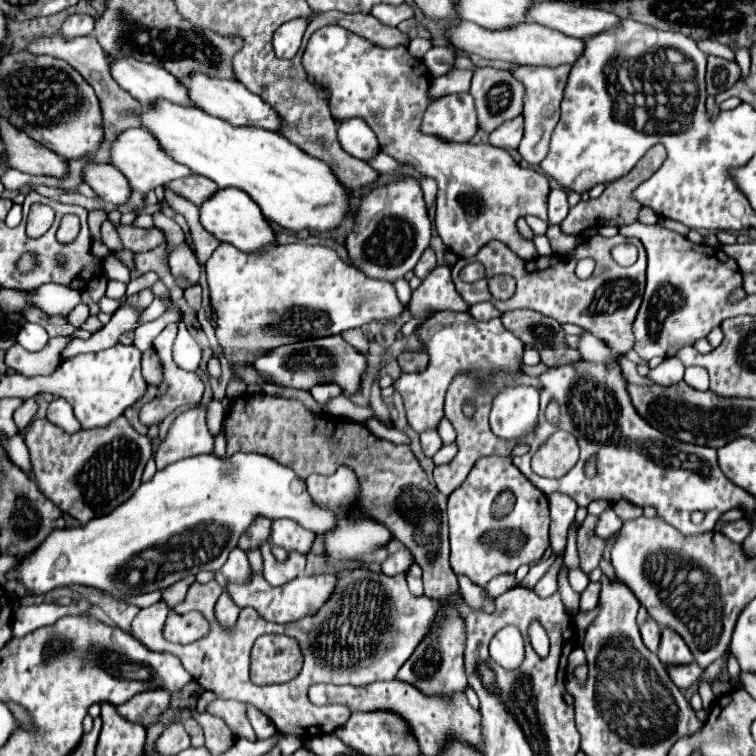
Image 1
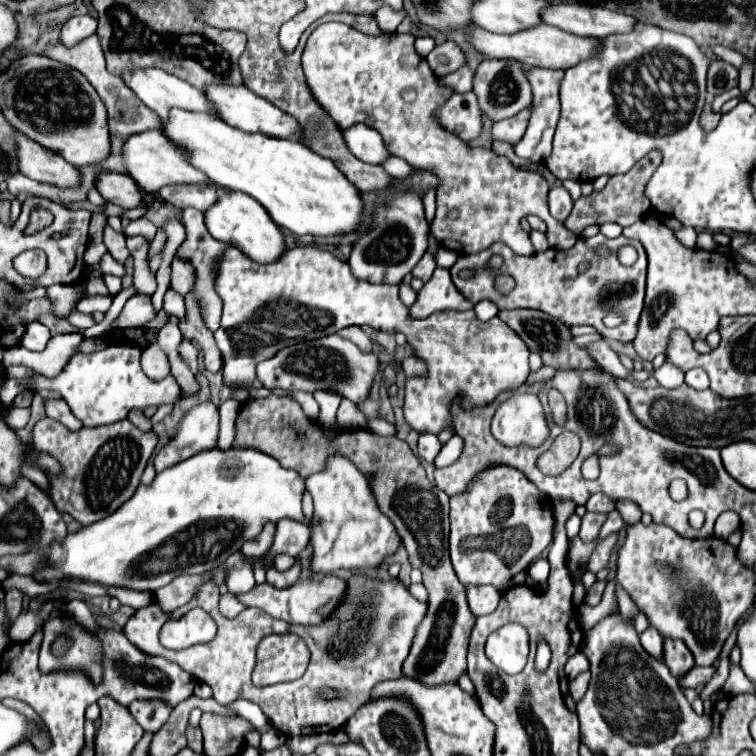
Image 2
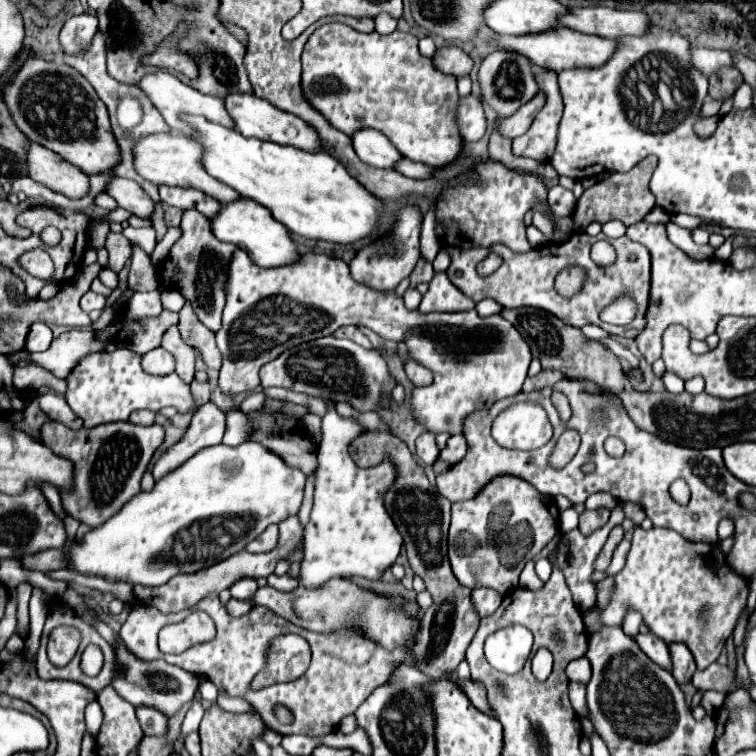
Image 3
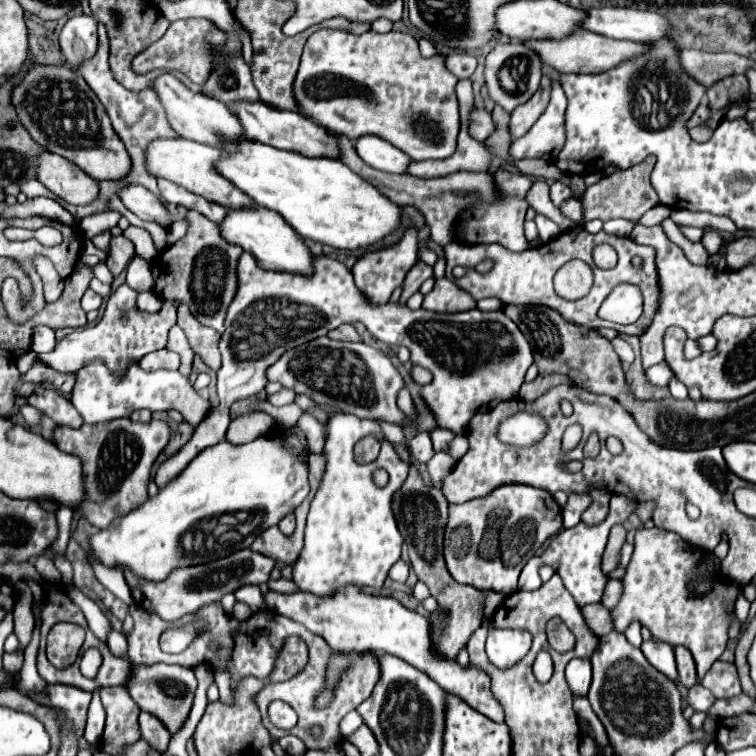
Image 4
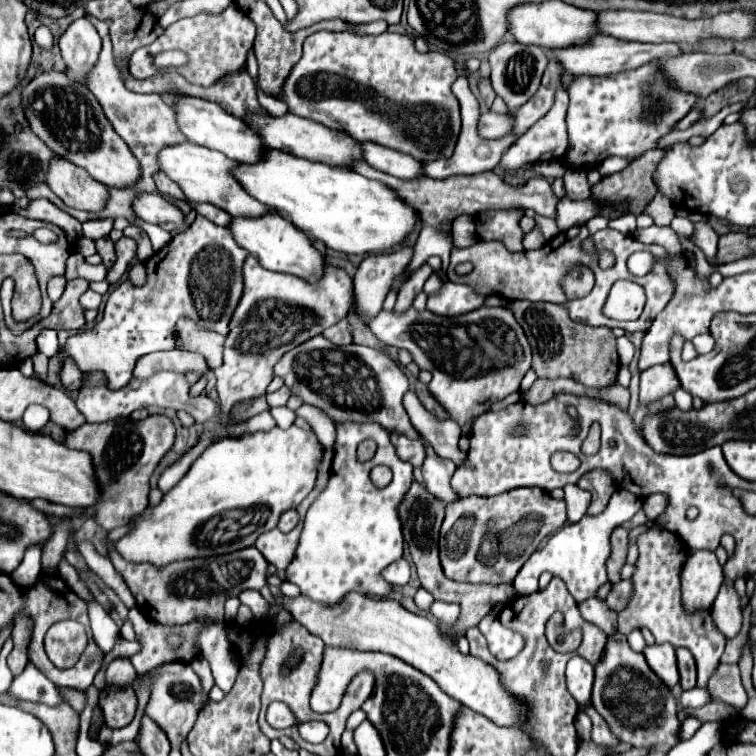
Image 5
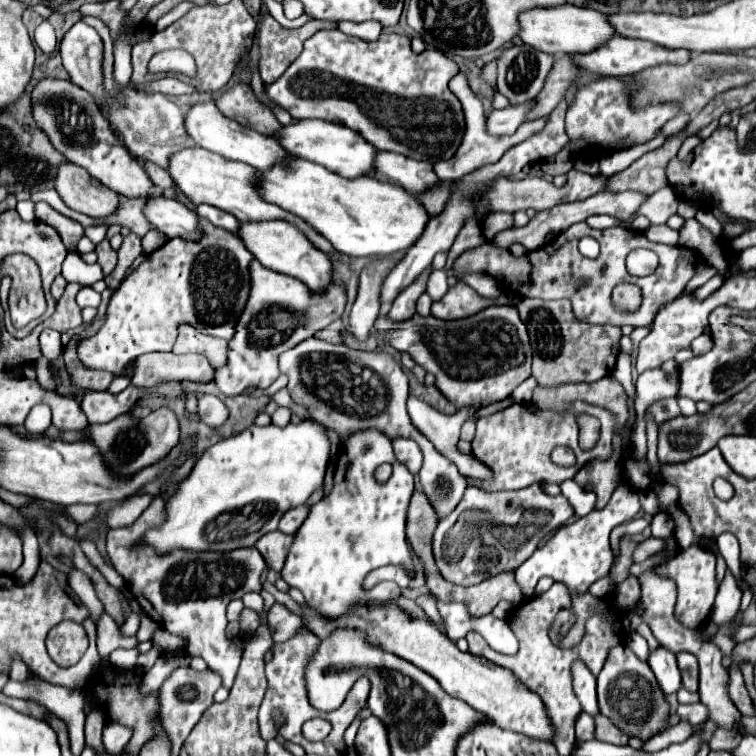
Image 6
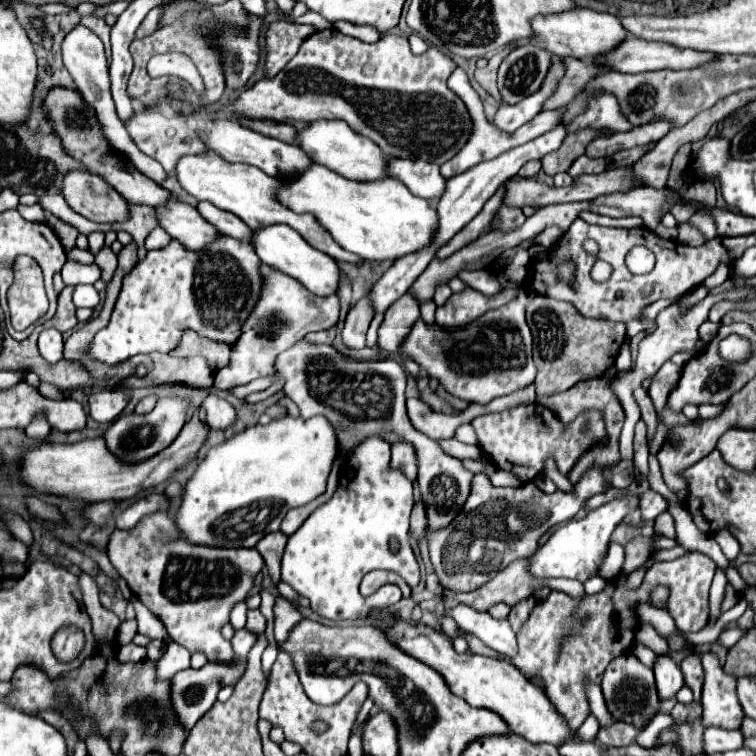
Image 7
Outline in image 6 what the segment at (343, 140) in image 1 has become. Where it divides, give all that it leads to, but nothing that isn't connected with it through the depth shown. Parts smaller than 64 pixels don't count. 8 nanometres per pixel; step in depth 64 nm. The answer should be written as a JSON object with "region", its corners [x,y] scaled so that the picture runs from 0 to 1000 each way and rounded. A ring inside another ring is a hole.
{"region":[[[497,198],[495,222],[508,235],[534,246],[542,254],[558,254],[571,243],[579,243],[577,230],[571,228],[571,217],[561,212],[545,212],[540,206],[529,206],[524,201]]]}

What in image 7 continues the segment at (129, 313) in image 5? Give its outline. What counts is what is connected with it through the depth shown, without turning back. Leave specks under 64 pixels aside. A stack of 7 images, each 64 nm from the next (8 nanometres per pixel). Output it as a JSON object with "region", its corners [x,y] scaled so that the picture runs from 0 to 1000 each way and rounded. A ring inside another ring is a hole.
{"region":[[[291,310],[280,323],[272,323],[267,331],[249,331],[235,317],[228,317],[214,331],[201,331],[185,344],[177,357],[164,368],[159,392],[151,402],[146,426],[135,434],[116,458],[116,471],[122,476],[153,484],[180,468],[198,466],[225,466],[241,447],[241,437],[251,434],[265,444],[278,450],[310,455],[317,444],[317,429],[323,429],[333,402],[344,389],[344,341],[333,333],[328,320],[317,320],[299,310]]]}

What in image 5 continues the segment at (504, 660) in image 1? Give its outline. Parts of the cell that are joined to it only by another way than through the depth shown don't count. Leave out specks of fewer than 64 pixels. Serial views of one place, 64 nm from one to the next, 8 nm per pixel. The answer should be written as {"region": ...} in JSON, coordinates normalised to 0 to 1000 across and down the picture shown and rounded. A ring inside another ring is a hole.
{"region":[[[643,812],[632,825],[635,836],[640,836],[646,847],[646,860],[656,873],[675,873],[693,857],[693,841],[664,828],[656,812]]]}

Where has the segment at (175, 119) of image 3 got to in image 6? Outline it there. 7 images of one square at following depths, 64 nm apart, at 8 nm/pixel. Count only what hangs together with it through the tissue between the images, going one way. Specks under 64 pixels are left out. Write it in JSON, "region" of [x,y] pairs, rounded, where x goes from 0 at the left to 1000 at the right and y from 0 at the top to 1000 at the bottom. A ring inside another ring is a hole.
{"region":[[[262,135],[254,138],[243,153],[243,169],[249,175],[249,180],[267,196],[275,196],[286,204],[294,204],[302,212],[315,212],[323,217],[336,220],[339,225],[349,225],[349,222],[360,222],[360,217],[368,217],[370,212],[378,209],[376,196],[370,196],[365,190],[365,185],[360,185],[357,180],[349,180],[333,169],[325,169],[320,164],[315,164],[307,156],[299,156],[283,135]]]}

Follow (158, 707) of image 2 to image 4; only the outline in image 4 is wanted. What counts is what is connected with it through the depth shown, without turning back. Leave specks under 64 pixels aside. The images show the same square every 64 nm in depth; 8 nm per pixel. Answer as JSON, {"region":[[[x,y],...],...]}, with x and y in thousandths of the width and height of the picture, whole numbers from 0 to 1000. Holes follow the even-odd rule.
{"region":[[[185,942],[185,968],[188,968],[188,976],[196,979],[196,984],[201,984],[214,997],[220,995],[225,981],[225,968],[204,944]]]}

